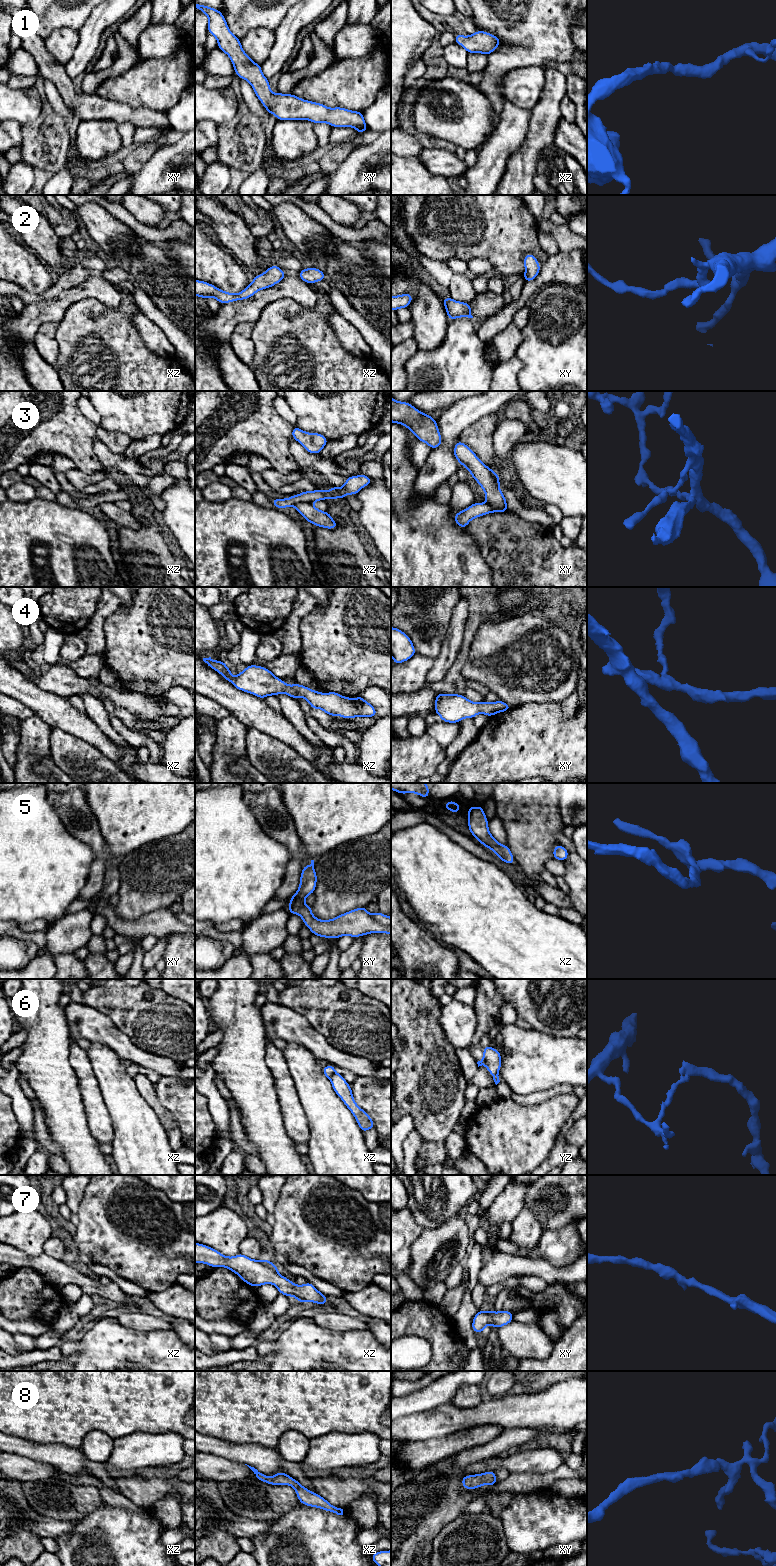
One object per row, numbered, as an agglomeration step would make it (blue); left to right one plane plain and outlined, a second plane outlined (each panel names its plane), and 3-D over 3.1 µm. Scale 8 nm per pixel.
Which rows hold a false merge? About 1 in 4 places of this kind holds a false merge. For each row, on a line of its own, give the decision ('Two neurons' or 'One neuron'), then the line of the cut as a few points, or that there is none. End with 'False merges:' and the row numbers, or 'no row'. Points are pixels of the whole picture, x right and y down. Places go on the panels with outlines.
1: One neuron. No split
2: One neuron. No split
3: Two neurons. Split along xz (311, 502), (297, 502), (294, 505)
4: One neuron. No split
5: One neuron. No split
6: Two neurons. Split along xz (334, 1071), (329, 1078)
7: One neuron. No split
8: One neuron. No split
False merges: 3, 6

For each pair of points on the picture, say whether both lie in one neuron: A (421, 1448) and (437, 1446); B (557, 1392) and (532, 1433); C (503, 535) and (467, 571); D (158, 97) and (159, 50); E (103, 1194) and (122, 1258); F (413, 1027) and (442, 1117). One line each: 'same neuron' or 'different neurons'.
A: same neuron
B: different neurons
C: different neurons
D: different neurons
E: same neuron
F: same neuron

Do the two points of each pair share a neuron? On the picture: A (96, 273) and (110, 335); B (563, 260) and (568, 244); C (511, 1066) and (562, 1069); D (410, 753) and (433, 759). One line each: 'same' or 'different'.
A: different
B: different
C: same
D: same

